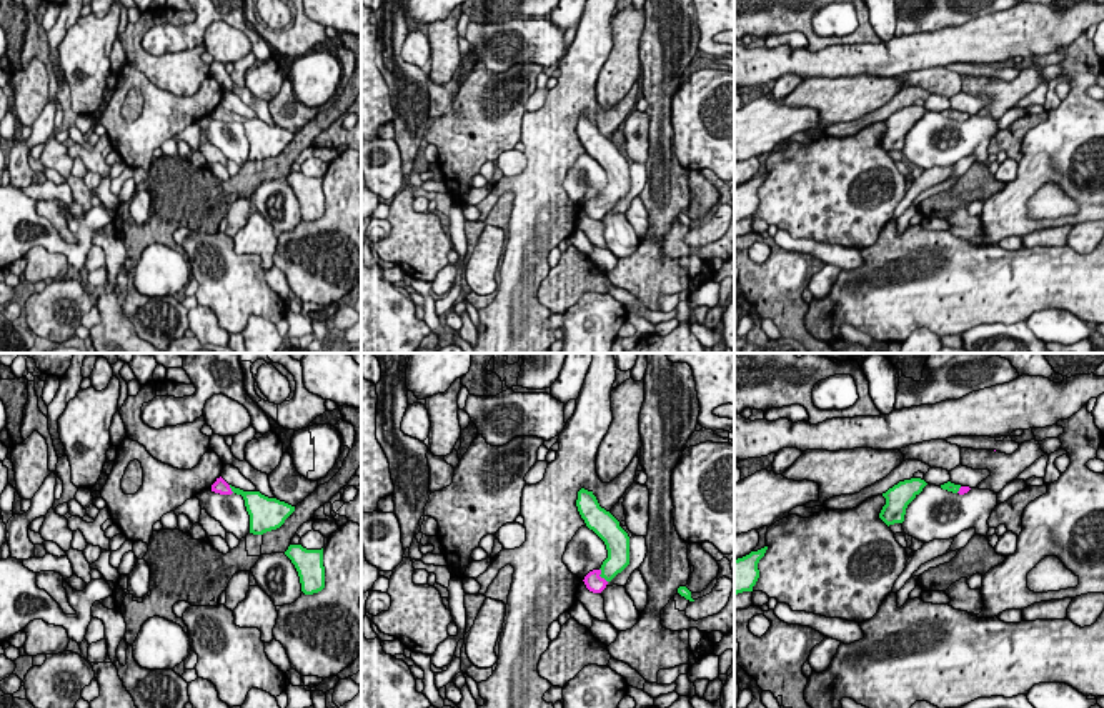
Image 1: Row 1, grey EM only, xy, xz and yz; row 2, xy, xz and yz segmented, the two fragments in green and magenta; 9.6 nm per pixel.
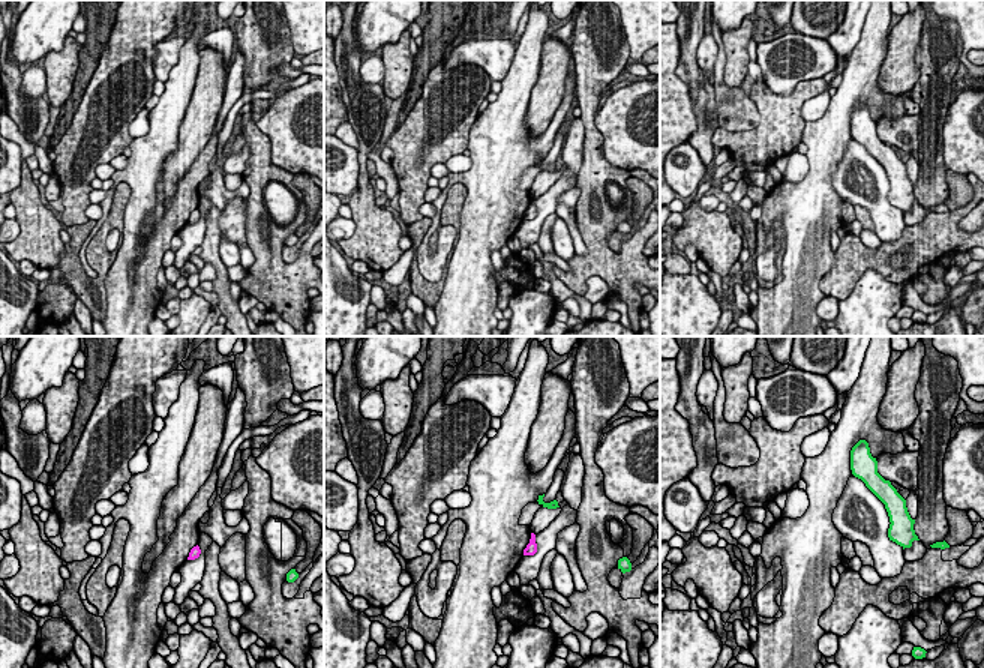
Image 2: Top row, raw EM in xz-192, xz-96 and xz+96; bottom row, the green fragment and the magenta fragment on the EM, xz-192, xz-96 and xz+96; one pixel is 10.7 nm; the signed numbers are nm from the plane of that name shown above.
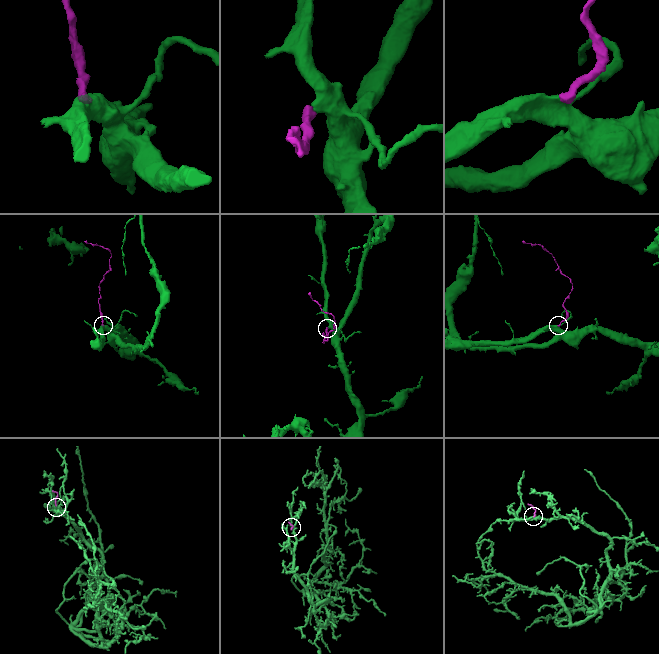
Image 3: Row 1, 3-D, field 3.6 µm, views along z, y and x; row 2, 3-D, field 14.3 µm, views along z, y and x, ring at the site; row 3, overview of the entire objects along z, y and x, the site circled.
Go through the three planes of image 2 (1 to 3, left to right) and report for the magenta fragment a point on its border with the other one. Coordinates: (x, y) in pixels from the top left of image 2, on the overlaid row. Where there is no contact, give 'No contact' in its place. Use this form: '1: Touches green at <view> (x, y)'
1: No contact
2: No contact
3: No contact

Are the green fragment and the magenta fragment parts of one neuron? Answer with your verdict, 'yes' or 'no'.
yes

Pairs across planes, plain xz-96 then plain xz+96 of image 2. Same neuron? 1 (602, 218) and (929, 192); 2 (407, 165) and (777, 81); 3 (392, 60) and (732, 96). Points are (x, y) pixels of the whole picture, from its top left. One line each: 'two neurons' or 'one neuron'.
1: one neuron
2: two neurons
3: two neurons

